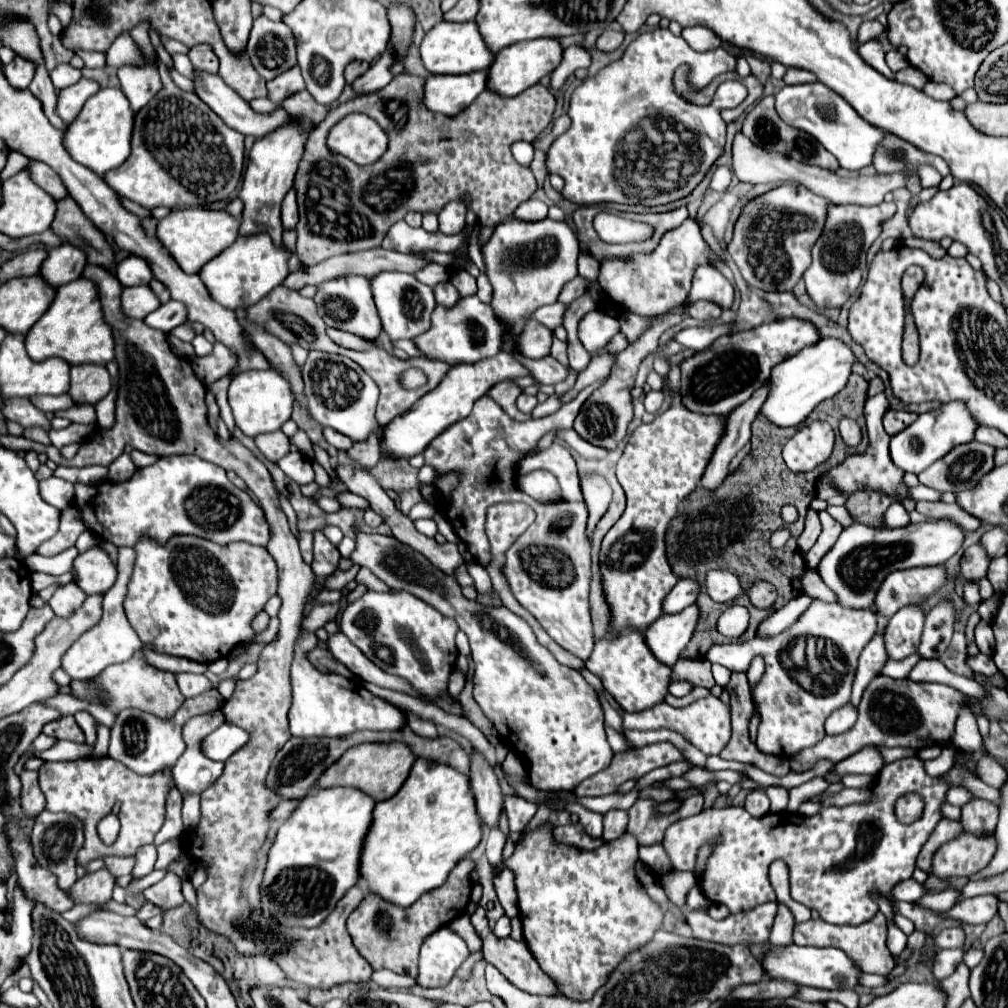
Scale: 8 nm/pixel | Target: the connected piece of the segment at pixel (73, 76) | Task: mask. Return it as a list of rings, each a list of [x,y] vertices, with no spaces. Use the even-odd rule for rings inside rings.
[[[68,63],[56,65],[48,75],[50,75],[50,81],[52,81],[52,85],[54,85],[56,89],[66,89],[66,87],[74,85],[74,83],[82,77],[80,69],[74,69],[74,67],[68,65]]]

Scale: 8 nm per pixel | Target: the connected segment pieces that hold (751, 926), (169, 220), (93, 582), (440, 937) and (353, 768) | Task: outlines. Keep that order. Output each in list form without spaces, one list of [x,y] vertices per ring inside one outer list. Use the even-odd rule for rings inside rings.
[[[764,903],[750,911],[728,915],[726,919],[712,919],[704,911],[686,911],[686,921],[696,939],[726,943],[726,945],[758,945],[766,943],[774,921],[776,903]]]
[[[178,209],[158,221],[158,239],[184,273],[198,273],[210,259],[220,255],[236,241],[238,227],[240,221],[224,209]]]
[[[96,545],[74,559],[74,577],[86,595],[104,595],[116,581],[116,565],[110,555]]]
[[[448,927],[438,929],[438,933],[432,933],[420,949],[420,975],[416,979],[418,985],[422,985],[422,987],[444,987],[454,977],[456,969],[468,959],[468,955],[470,955],[470,951],[468,951],[462,937],[458,937]]]
[[[390,741],[390,743],[362,743],[354,749],[348,749],[342,755],[342,761],[336,761],[318,781],[318,787],[334,787],[334,785],[358,785],[358,789],[366,789],[370,797],[390,799],[398,793],[398,789],[408,779],[408,773],[416,761],[416,755],[406,743]]]

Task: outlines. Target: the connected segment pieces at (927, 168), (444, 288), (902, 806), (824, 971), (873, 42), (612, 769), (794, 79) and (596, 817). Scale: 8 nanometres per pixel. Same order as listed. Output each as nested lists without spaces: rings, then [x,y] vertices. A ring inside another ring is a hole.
[[[918,165],[916,175],[918,175],[922,187],[936,187],[938,181],[942,181],[942,175],[932,165]]]
[[[450,281],[436,285],[436,287],[434,287],[434,295],[436,295],[436,303],[442,305],[442,307],[454,307],[456,301],[460,299],[456,287],[454,287]]]
[[[906,793],[902,795],[898,801],[896,801],[896,819],[903,824],[911,824],[922,815],[922,809],[924,807],[924,801],[920,795],[916,793]],[[912,801],[912,803],[910,803]]]
[[[770,945],[768,951],[762,957],[762,967],[770,973],[772,979],[780,981],[792,981],[798,985],[808,985],[816,989],[854,989],[858,985],[858,967],[842,953],[840,949],[818,949],[818,947],[800,947],[800,945],[788,945],[788,947],[776,947]]]
[[[874,37],[874,39],[870,39],[868,43],[860,45],[860,47],[858,47],[858,53],[860,53],[860,57],[862,57],[868,65],[872,65],[874,69],[878,69],[884,77],[894,77],[894,73],[890,71],[890,67],[888,67],[886,61],[884,61],[884,49],[882,49],[882,43],[880,43],[878,37]]]
[[[654,743],[640,749],[620,751],[614,755],[612,763],[604,771],[584,779],[574,789],[574,793],[578,797],[610,795],[610,793],[616,793],[622,783],[644,777],[650,771],[650,767],[664,767],[678,759],[682,759],[682,755],[670,743]]]
[[[788,69],[786,75],[784,75],[786,85],[802,85],[802,83],[814,83],[814,81],[818,81],[814,77],[814,73],[804,71],[804,69],[800,69],[800,71],[798,69]]]
[[[586,809],[582,815],[580,815],[580,825],[584,827],[584,831],[590,835],[590,837],[602,837],[602,815],[600,813],[594,813],[590,809]]]

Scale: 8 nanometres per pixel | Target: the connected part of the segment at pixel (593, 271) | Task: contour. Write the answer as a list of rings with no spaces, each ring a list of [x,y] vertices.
[[[579,252],[578,257],[578,274],[590,282],[597,281],[600,264],[587,253]]]

